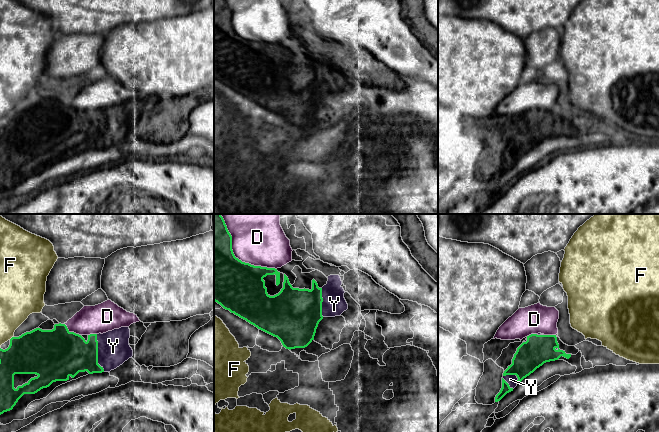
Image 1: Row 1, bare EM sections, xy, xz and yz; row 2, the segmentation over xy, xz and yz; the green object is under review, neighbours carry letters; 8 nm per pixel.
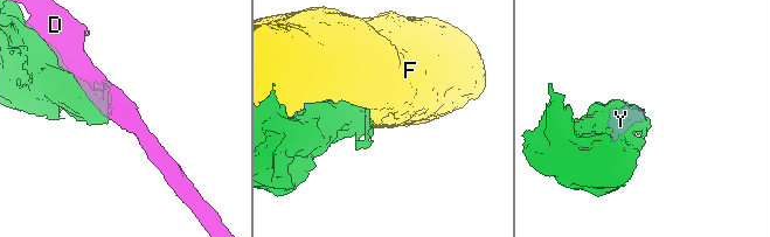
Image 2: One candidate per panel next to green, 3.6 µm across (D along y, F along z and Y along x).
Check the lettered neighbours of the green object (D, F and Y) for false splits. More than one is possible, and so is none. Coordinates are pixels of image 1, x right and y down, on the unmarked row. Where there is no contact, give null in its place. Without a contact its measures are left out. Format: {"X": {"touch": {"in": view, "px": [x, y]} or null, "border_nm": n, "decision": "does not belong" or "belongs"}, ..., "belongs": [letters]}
{"D": {"touch": {"in": "xz", "px": [240, 36]}, "border_nm": 550, "decision": "does not belong"}, "F": {"touch": {"in": "xy", "px": [12, 113]}, "border_nm": 50, "decision": "does not belong"}, "Y": {"touch": {"in": "xy", "px": [97, 129]}, "border_nm": 320, "decision": "belongs"}, "belongs": ["Y"]}

